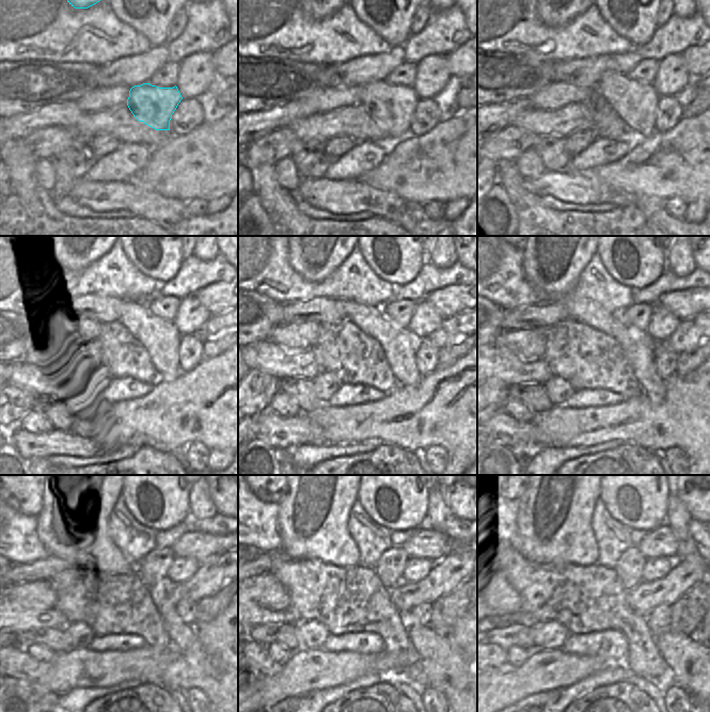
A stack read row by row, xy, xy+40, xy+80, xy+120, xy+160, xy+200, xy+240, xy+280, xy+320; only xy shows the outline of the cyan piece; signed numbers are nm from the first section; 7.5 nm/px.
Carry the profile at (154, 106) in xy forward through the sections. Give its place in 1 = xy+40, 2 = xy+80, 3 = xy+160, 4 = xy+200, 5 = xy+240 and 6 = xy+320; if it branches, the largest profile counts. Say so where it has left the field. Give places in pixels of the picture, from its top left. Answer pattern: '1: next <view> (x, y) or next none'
1: next xy+40 (391, 107)
2: next xy+80 (636, 104)
3: next xy+160 (399, 344)
4: next xy+200 (553, 257)
5: next xy+240 (78, 496)
6: next xy+320 (552, 518)

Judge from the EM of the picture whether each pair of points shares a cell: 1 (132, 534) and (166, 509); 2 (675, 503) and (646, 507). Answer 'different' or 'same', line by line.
1: different
2: different

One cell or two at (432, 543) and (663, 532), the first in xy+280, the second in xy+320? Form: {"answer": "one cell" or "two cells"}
{"answer": "one cell"}

